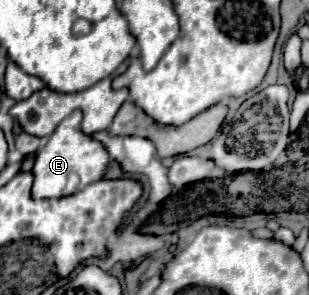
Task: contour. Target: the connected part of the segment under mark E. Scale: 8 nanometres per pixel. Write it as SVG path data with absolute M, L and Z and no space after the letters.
M74 110L70 116L66 116L60 126L52 132L48 142L38 150L36 164L32 168L36 180L32 186L32 196L36 198L62 198L70 196L78 190L84 190L88 184L94 184L102 180L110 166L110 154L92 136L84 134L82 128L82 112Z

